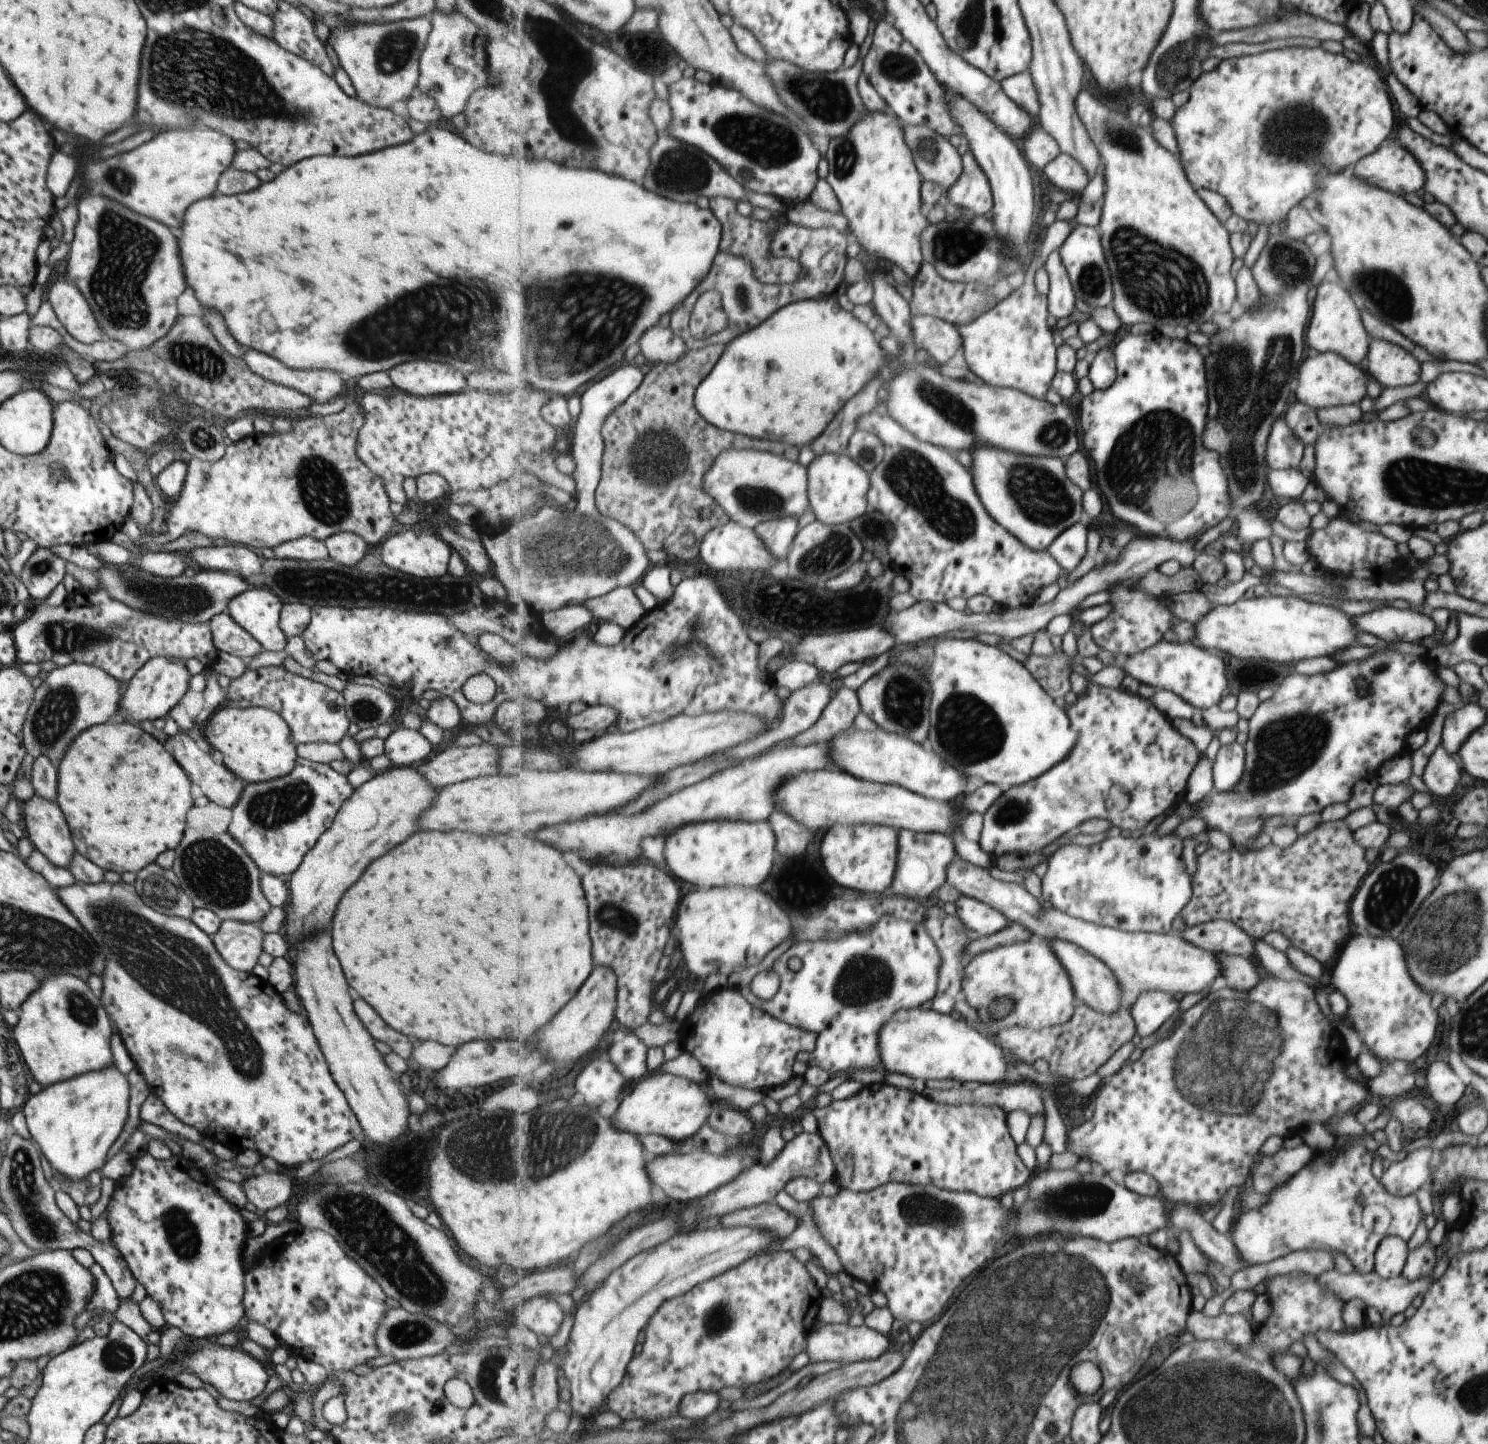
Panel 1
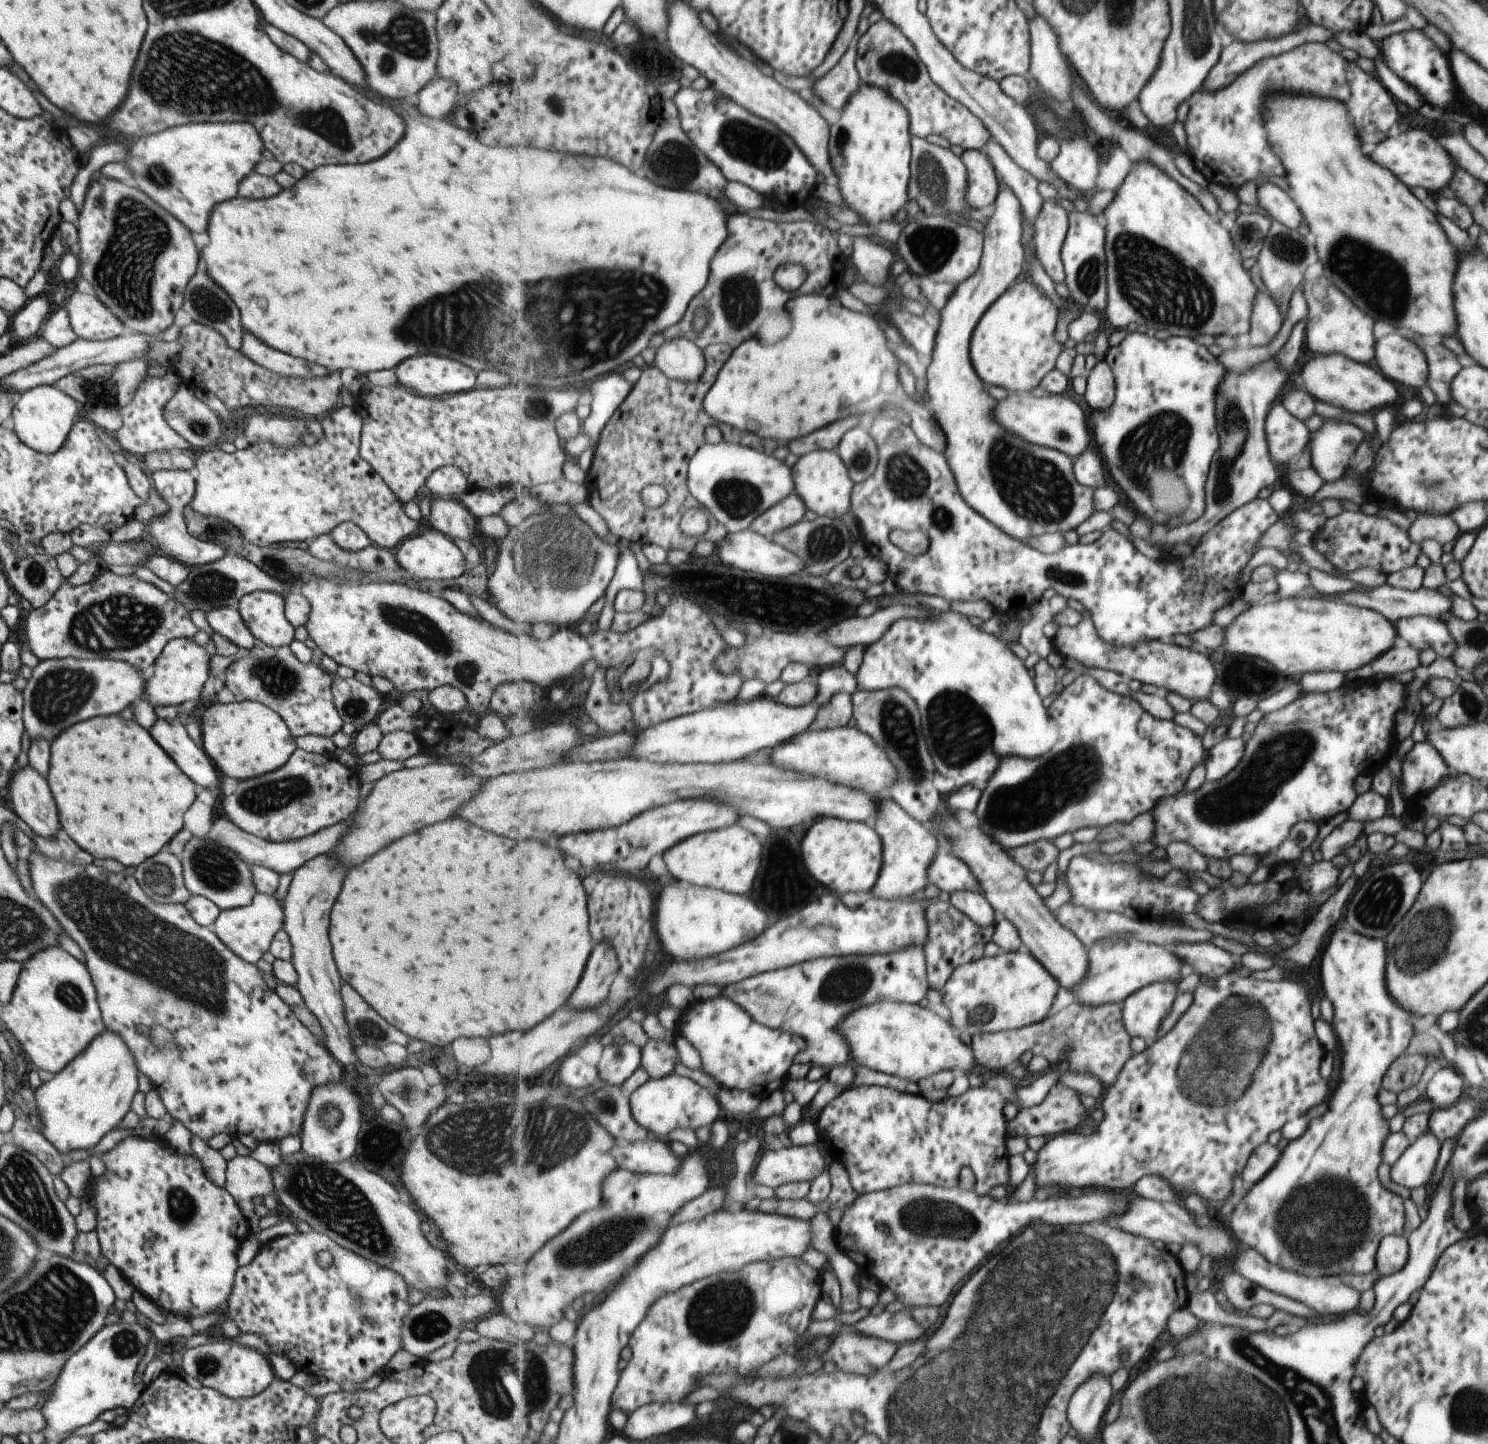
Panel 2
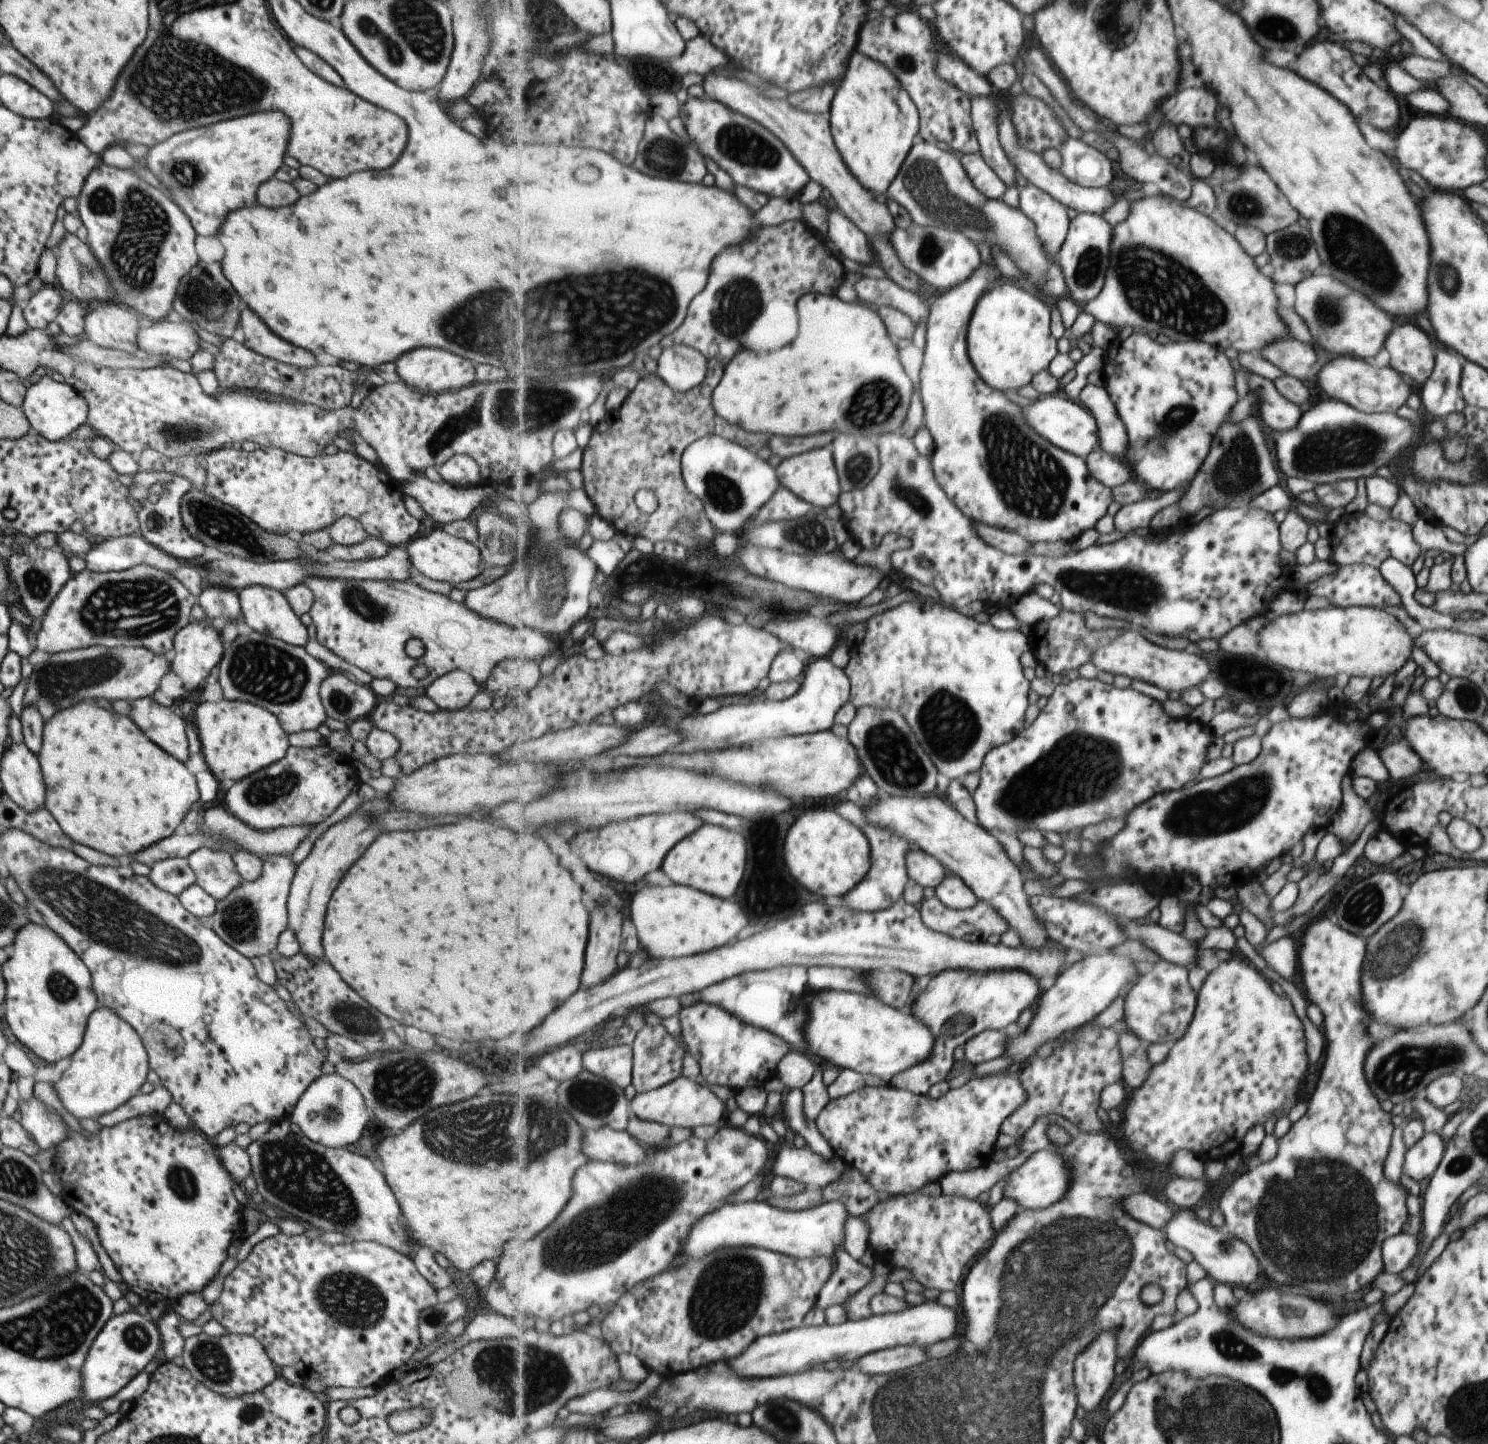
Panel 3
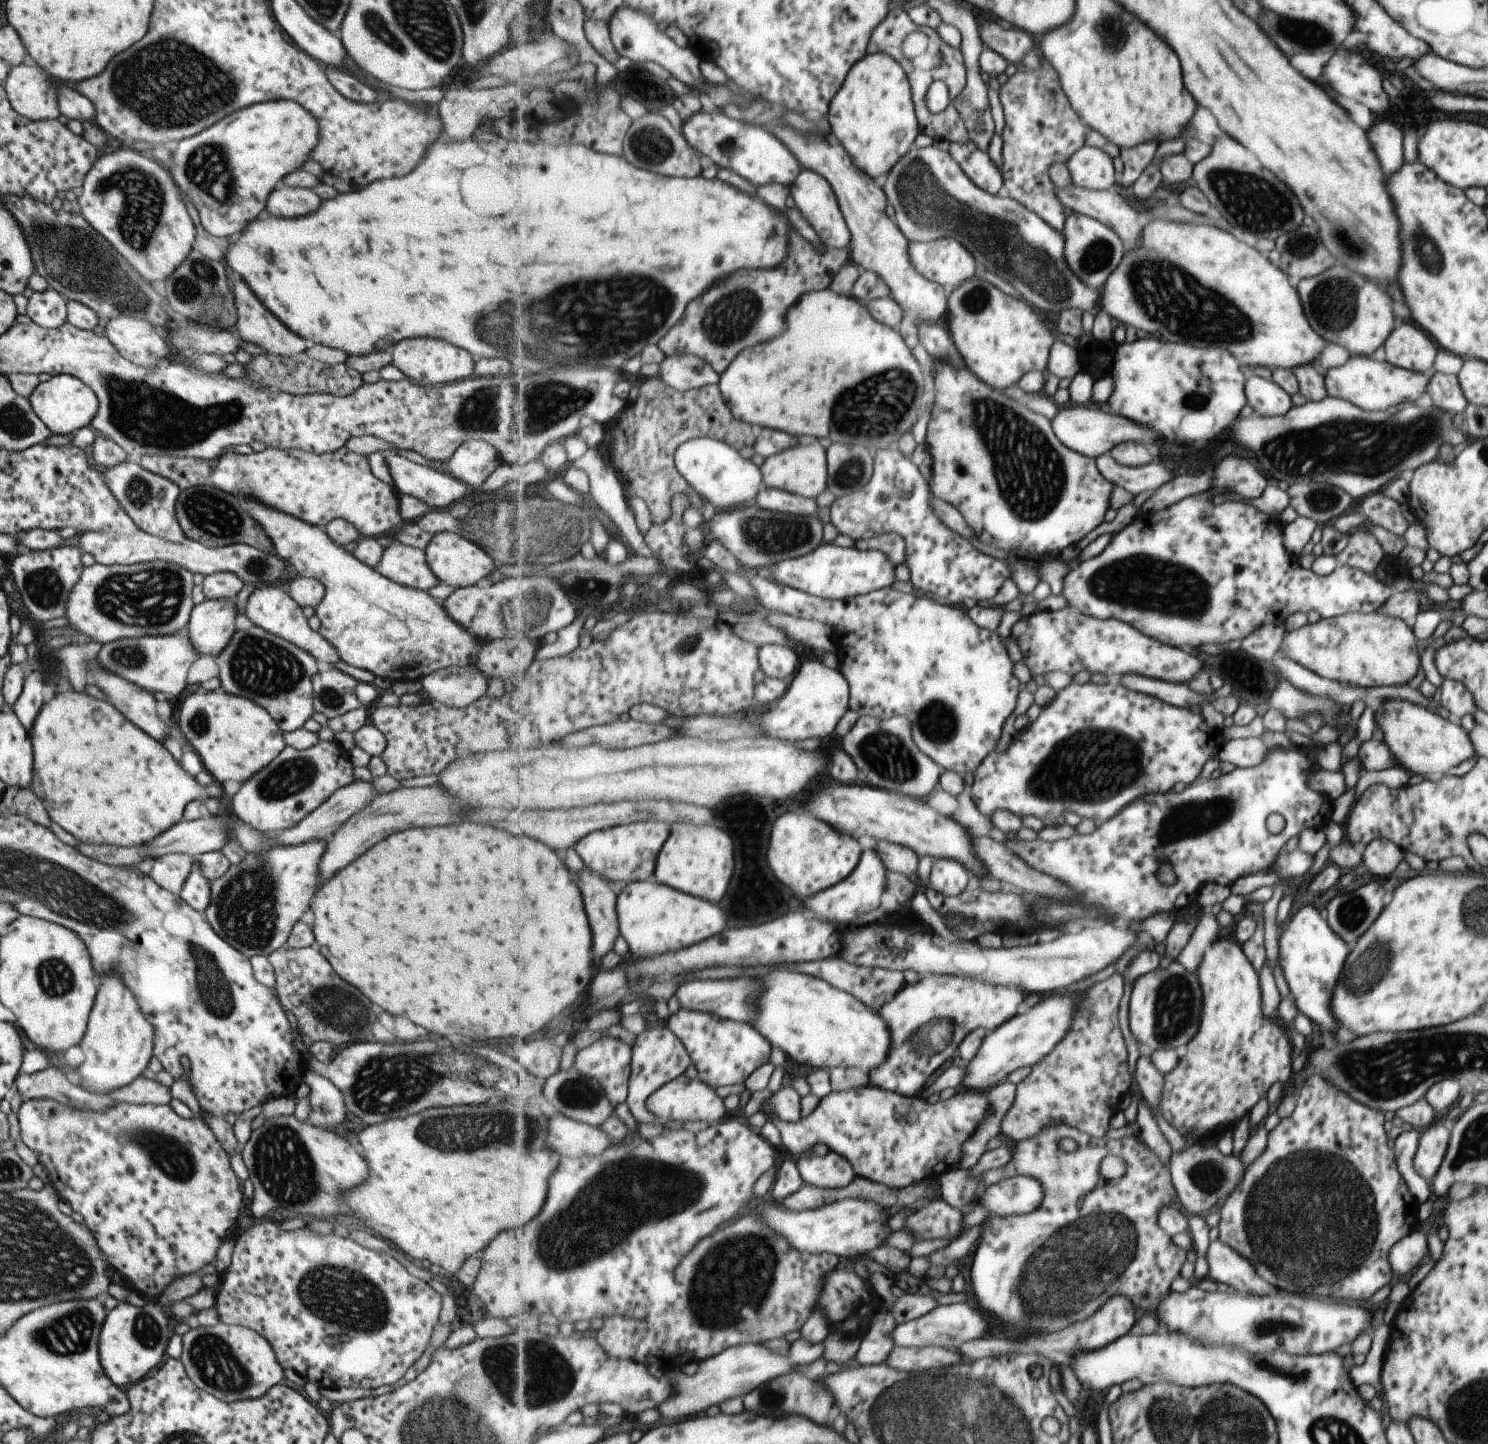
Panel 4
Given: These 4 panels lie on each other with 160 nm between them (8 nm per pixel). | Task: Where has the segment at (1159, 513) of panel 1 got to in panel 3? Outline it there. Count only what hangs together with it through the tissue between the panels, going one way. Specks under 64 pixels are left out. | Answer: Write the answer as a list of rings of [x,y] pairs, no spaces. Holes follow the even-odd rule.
[[[1131,334],[1124,341],[1116,340],[1108,347],[1101,371],[1107,392],[1129,432],[1130,447],[1125,462],[1131,466],[1135,477],[1145,481],[1155,495],[1189,481],[1193,484],[1195,472],[1203,458],[1209,456],[1215,430],[1228,418],[1229,410],[1235,404],[1236,374],[1223,352],[1203,342],[1159,344],[1147,334]]]

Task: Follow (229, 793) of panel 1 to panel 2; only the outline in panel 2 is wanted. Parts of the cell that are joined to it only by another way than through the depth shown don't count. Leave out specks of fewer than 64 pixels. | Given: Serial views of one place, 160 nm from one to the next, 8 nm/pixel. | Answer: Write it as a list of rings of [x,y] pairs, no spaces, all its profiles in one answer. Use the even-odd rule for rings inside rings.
[[[175,717],[168,721],[161,718],[155,719],[147,732],[197,787],[218,788],[216,770],[210,758],[195,746],[186,730]]]

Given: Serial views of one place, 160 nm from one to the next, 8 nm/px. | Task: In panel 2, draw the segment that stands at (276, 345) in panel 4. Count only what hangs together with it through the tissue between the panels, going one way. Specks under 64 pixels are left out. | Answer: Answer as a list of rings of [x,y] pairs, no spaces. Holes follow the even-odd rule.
[[[242,331],[242,343],[239,349],[250,361],[285,377],[322,377],[329,373],[318,364],[267,346],[247,331]]]

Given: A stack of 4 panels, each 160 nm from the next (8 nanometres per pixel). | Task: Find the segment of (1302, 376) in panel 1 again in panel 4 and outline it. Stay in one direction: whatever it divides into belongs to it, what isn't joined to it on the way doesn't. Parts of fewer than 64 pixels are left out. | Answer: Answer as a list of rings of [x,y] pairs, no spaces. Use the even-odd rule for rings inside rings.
[[[1350,356],[1345,364],[1328,368],[1323,374],[1324,387],[1328,397],[1346,399],[1364,411],[1384,411],[1389,406],[1414,403],[1430,379],[1419,371],[1393,366],[1387,361],[1377,361],[1366,356]]]

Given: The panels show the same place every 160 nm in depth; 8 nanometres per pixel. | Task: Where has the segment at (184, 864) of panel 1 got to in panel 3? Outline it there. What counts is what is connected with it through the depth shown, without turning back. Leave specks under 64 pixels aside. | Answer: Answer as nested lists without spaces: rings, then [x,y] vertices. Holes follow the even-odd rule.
[[[201,847],[186,856],[187,862],[194,874],[194,883],[201,887],[209,896],[216,901],[226,897],[241,882],[241,878],[236,873],[232,858],[223,849],[210,849]]]

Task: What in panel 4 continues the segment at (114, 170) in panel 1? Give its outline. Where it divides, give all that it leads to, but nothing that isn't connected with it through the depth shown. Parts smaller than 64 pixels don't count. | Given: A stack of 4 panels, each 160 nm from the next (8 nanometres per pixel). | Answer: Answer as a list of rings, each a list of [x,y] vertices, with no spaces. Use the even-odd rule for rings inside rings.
[[[287,99],[255,103],[237,110],[199,134],[181,140],[171,160],[171,176],[180,193],[197,214],[200,225],[214,237],[234,237],[266,206],[267,195],[280,184],[282,178],[300,169],[314,146],[317,146],[319,127],[315,117],[300,104]]]

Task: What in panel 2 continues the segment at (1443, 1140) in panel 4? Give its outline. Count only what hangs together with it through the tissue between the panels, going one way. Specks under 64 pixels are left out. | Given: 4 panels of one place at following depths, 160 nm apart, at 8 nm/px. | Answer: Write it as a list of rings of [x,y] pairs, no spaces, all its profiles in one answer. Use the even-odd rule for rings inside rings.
[[[1433,1134],[1419,1135],[1390,1166],[1391,1181],[1409,1189],[1425,1186],[1433,1172],[1439,1148],[1440,1140]]]

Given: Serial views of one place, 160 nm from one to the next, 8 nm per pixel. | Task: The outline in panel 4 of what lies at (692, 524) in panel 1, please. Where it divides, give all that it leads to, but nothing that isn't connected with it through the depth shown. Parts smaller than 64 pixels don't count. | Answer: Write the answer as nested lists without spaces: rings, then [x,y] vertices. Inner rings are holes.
[[[659,376],[647,378],[639,388],[637,400],[628,404],[626,409],[621,412],[621,416],[617,416],[617,422],[613,422],[613,426],[605,431],[612,434],[608,443],[610,456],[608,452],[607,465],[612,468],[612,471],[621,474],[624,488],[630,489],[635,496],[644,500],[649,508],[652,522],[657,524],[665,522],[671,516],[671,498],[677,492],[687,492],[691,507],[698,511],[703,506],[703,500],[699,493],[692,488],[676,466],[676,453],[684,442],[699,437],[713,437],[726,442],[739,451],[745,446],[753,447],[759,435],[756,426],[741,422],[734,417],[718,384],[690,391],[678,391]]]

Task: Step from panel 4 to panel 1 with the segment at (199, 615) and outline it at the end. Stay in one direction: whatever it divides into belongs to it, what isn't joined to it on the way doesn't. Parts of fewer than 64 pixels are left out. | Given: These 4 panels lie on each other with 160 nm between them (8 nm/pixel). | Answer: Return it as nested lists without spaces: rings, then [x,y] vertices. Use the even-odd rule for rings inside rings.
[[[151,657],[134,675],[124,684],[118,710],[126,712],[137,724],[142,720],[153,721],[164,718],[167,712],[175,706],[187,690],[189,672],[183,659],[179,657]]]

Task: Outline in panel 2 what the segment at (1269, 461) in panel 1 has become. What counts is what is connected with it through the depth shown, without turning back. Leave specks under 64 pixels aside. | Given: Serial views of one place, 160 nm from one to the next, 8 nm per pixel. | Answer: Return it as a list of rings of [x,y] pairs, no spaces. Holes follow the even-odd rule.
[[[1279,402],[1267,414],[1266,435],[1270,458],[1285,466],[1291,456],[1297,456],[1306,447],[1309,430]]]

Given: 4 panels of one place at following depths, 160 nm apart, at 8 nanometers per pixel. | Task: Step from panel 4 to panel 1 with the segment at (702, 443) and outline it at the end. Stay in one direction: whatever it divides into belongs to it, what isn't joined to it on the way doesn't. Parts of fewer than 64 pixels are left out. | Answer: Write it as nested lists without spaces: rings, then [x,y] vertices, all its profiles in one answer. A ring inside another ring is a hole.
[[[726,450],[704,478],[709,493],[728,514],[730,521],[755,529],[777,517],[799,517],[811,508],[809,470],[799,462],[764,450]]]

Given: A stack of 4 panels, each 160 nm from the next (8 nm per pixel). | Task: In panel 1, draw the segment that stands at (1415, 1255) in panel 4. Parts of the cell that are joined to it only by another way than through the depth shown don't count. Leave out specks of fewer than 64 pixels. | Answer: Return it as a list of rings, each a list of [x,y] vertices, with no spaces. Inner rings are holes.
[[[1398,1236],[1386,1237],[1375,1253],[1375,1272],[1380,1279],[1400,1276],[1401,1269],[1408,1253],[1406,1242]]]

